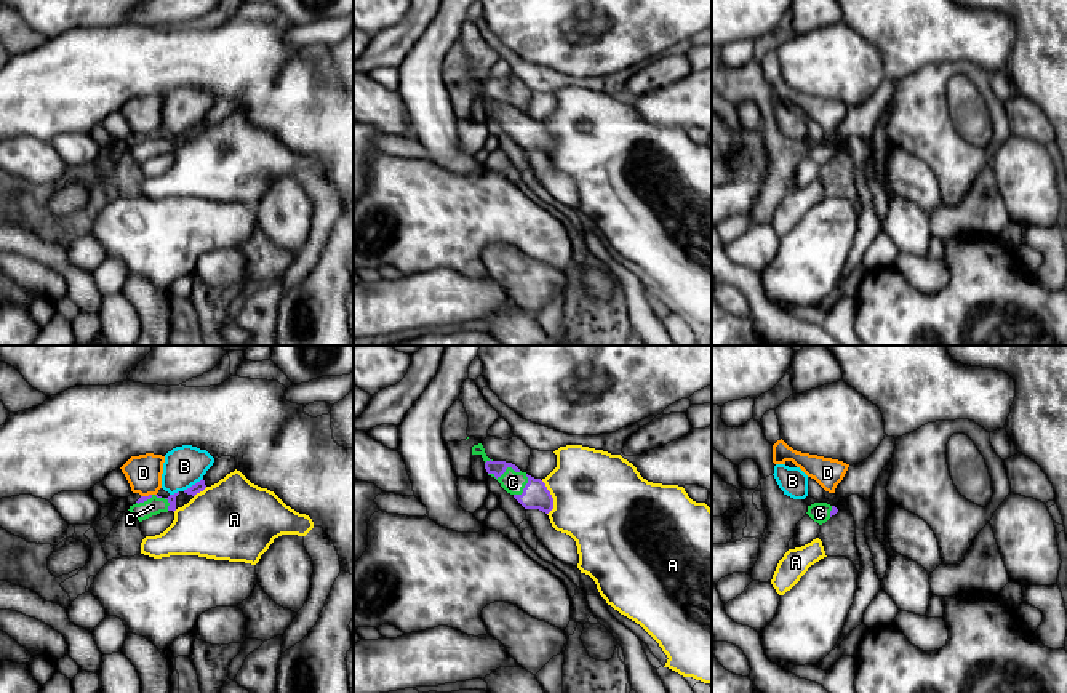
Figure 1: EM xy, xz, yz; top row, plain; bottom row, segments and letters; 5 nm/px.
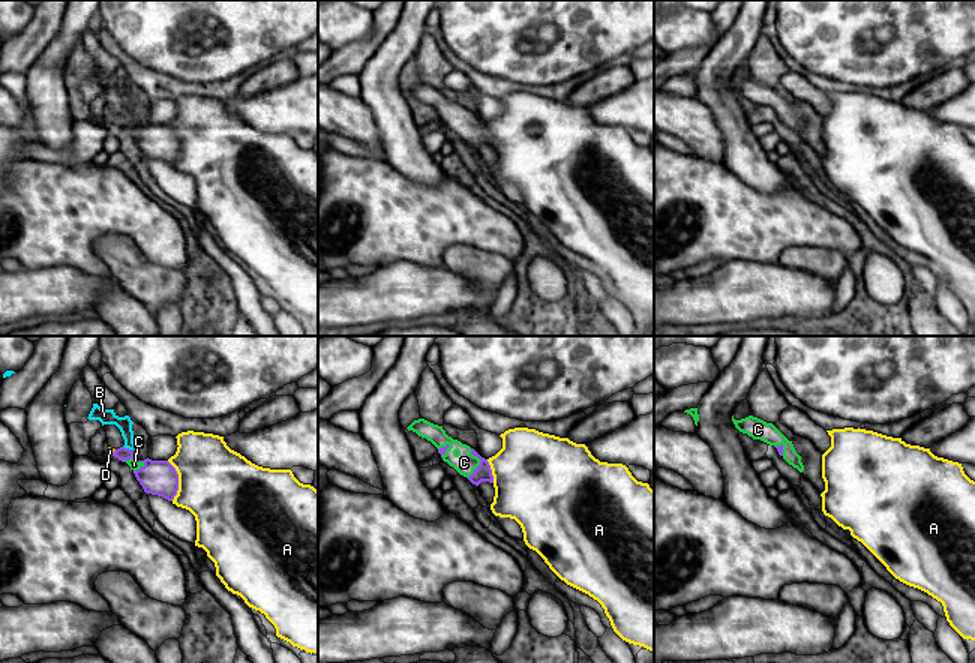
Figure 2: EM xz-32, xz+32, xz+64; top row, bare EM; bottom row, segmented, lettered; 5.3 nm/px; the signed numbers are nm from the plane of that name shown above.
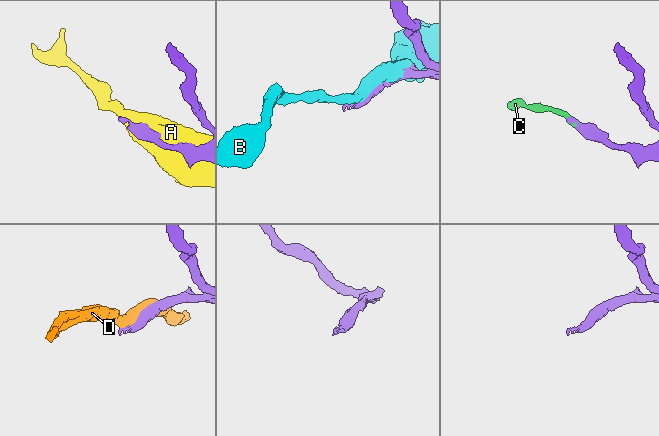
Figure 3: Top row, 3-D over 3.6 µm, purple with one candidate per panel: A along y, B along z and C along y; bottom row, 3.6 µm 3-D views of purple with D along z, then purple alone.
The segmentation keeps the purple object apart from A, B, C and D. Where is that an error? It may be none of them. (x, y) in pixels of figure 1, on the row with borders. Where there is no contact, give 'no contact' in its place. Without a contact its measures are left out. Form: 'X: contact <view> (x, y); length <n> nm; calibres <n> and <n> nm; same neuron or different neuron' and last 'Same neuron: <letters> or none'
A: contact xz (552, 498); length 180 nm; calibres 130 and 480 nm; different neuron
B: contact xy (192, 485); length 120 nm; calibres 50 and 200 nm; different neuron
C: contact xz (504, 471); length 170 nm; calibres 80 and 110 nm; same neuron
D: contact xy (146, 496); length 60 nm; calibres 30 and 180 nm; different neuron
Same neuron: C

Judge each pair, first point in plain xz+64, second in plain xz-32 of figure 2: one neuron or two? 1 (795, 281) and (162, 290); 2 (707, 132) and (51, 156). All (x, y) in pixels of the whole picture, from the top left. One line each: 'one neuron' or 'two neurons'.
1: two neurons
2: two neurons

